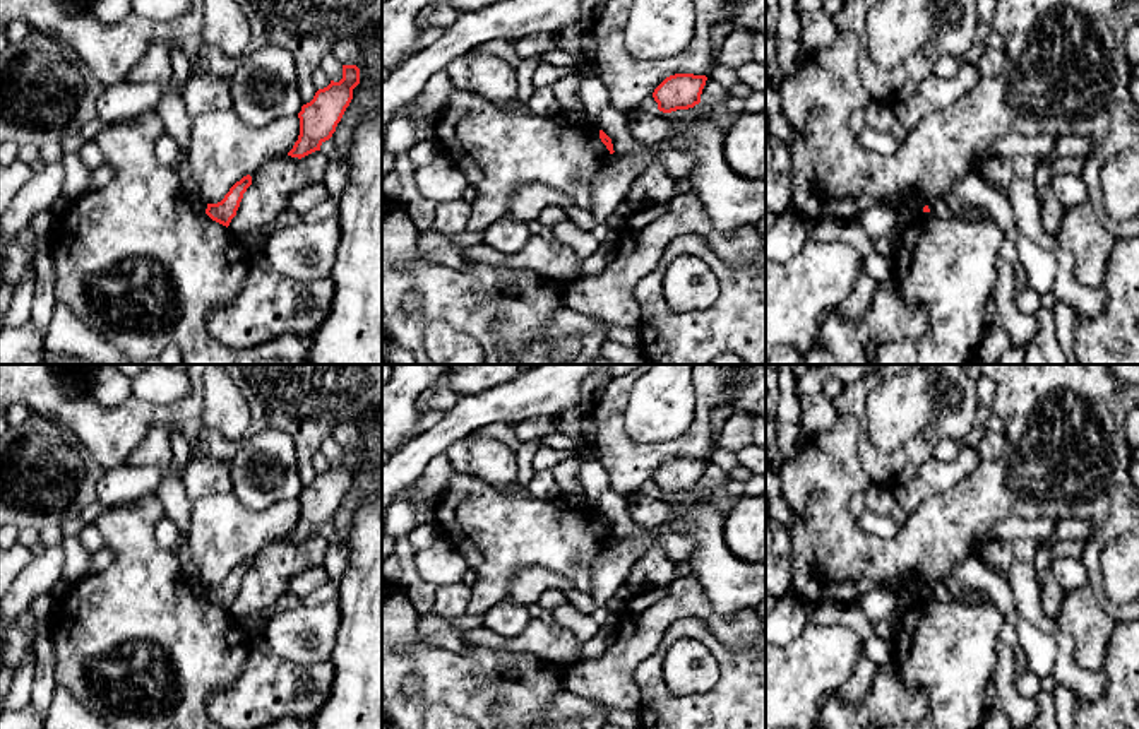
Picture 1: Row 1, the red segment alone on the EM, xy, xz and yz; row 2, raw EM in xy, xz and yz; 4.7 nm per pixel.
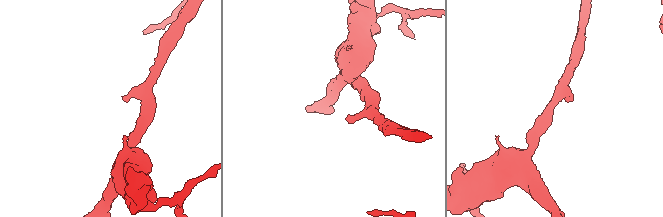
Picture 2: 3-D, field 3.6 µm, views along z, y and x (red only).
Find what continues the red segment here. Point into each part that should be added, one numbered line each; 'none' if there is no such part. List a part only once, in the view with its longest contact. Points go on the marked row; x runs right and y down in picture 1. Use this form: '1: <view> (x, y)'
none

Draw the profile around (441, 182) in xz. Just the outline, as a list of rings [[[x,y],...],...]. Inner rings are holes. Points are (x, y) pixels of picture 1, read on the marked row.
[[[445,156],[428,166],[414,168],[413,175],[420,195],[435,204],[456,202],[469,187],[464,175]]]

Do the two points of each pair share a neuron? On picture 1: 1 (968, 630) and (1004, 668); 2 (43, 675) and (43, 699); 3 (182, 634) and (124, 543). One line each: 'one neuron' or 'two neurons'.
1: two neurons
2: one neuron
3: one neuron

